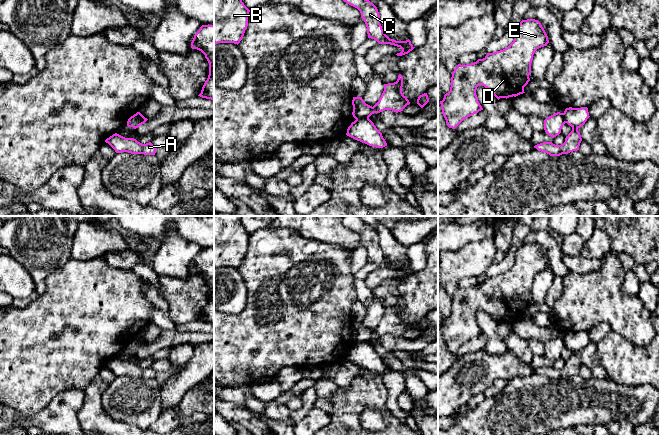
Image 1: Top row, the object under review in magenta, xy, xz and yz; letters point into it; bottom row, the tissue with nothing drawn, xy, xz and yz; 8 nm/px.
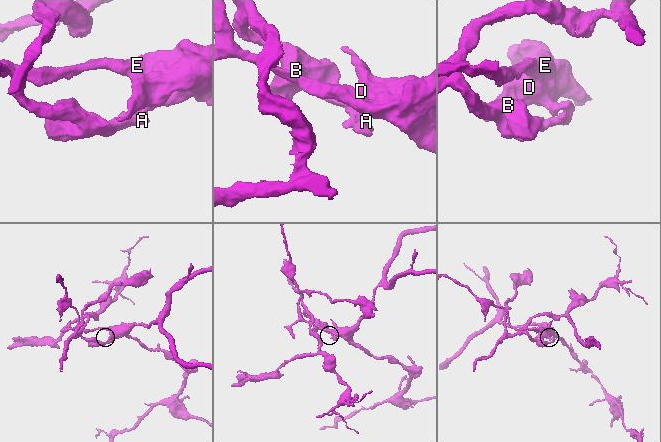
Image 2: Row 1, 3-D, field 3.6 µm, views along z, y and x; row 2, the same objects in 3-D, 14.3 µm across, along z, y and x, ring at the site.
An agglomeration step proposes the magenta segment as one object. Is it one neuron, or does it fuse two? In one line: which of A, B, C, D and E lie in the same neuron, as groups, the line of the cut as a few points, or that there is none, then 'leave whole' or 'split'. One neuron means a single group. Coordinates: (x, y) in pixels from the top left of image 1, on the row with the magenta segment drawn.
A B / C D E; cut in xz along (368, 117), (356, 119); split

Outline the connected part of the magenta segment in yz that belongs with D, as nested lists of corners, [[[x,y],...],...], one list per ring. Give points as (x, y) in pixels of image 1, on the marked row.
[[[522,20],[515,30],[513,42],[507,48],[487,53],[483,59],[471,64],[458,64],[452,72],[450,91],[440,101],[447,126],[455,129],[464,119],[483,110],[476,95],[479,85],[487,88],[498,100],[525,93],[524,87],[530,81],[533,55],[537,49],[548,43],[548,36],[538,20]]]

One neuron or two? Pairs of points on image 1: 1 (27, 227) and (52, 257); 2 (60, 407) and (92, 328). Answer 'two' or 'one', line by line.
1: one
2: two

